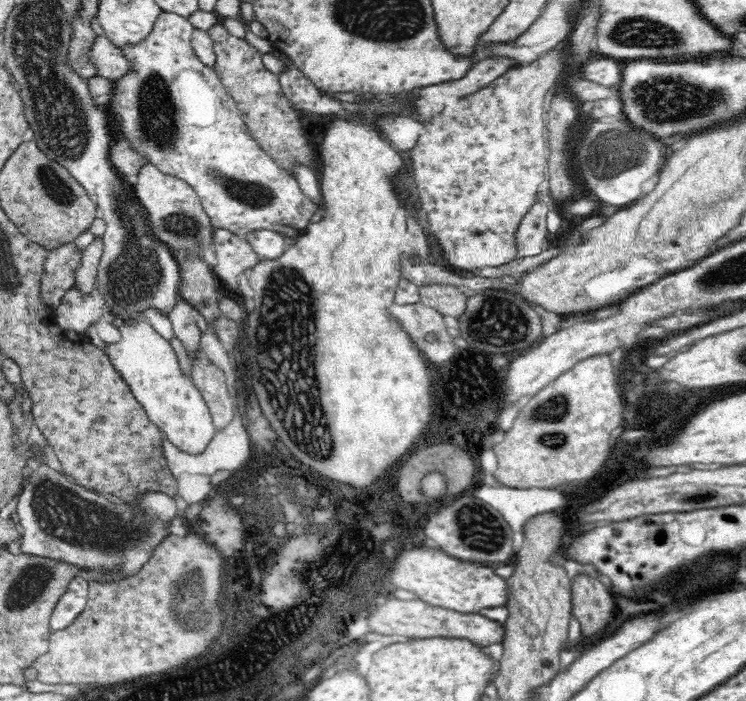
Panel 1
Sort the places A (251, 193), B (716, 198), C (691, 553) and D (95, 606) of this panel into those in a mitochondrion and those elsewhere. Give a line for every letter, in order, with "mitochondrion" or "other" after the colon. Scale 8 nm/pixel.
A: mitochondrion
B: mitochondrion
C: other
D: other

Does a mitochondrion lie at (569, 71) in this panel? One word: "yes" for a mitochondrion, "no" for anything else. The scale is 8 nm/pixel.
no

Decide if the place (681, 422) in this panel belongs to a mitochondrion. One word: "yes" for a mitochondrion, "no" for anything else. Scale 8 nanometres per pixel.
no

